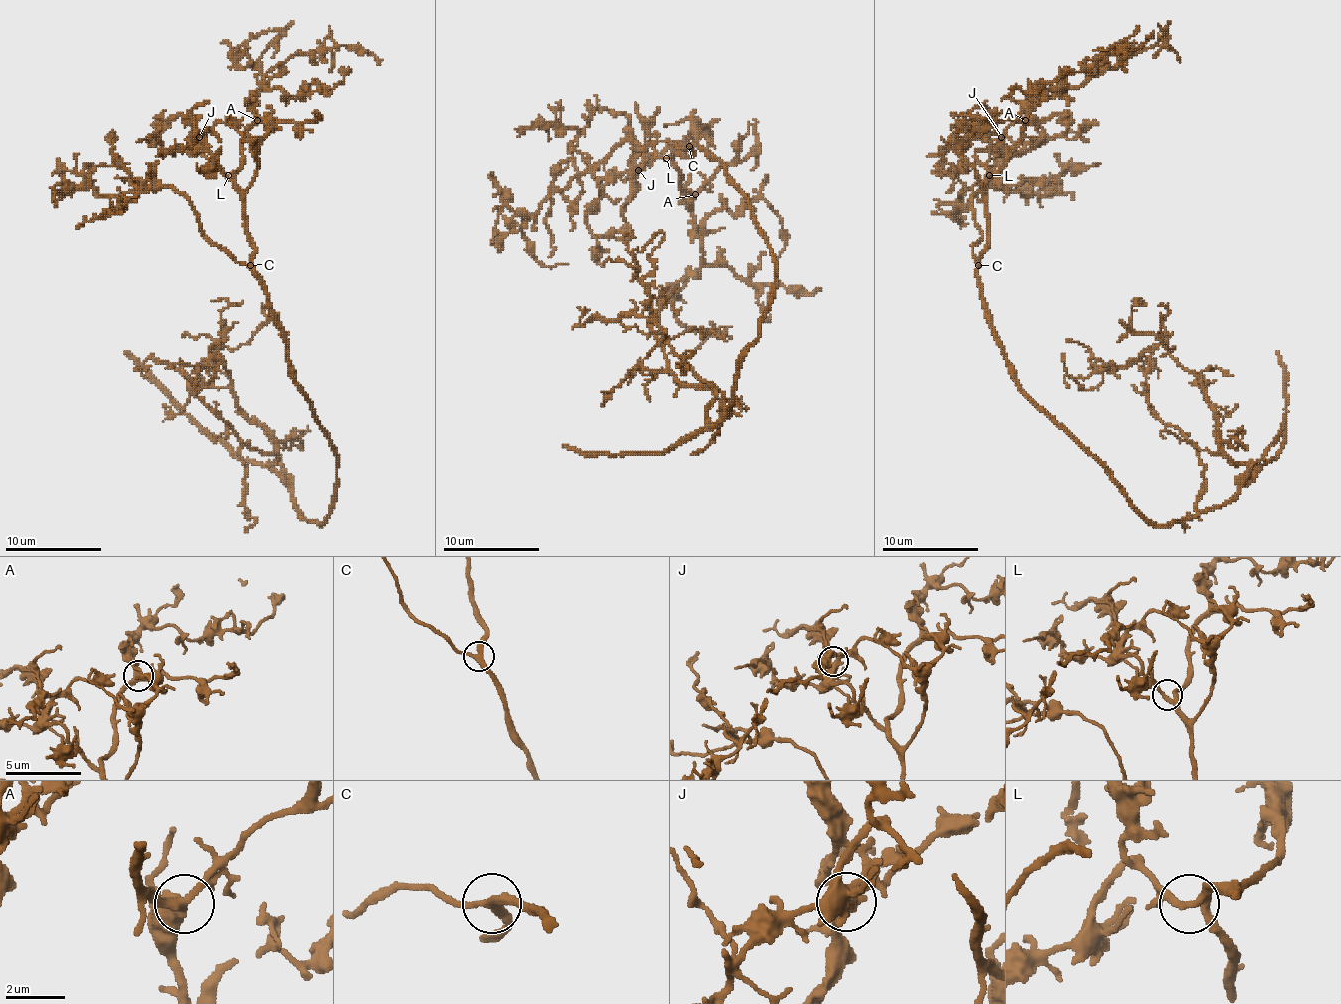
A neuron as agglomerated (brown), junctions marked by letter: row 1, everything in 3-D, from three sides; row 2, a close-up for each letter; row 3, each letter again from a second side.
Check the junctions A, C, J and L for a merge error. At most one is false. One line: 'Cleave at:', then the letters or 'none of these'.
Cleave at: none of these

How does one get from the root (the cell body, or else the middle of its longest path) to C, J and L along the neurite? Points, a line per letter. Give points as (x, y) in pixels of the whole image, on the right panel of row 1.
C: (1057, 423), (1016, 380), (1013, 366), (1006, 358), (982, 301), (977, 264)
J: (1057, 423), (1016, 380), (982, 301), (977, 267), (987, 243), (989, 173), (975, 154), (992, 151), (1001, 137)
L: (1057, 423), (1016, 380), (1013, 366), (1006, 358), (982, 301), (977, 267), (987, 243), (985, 180), (989, 175)

